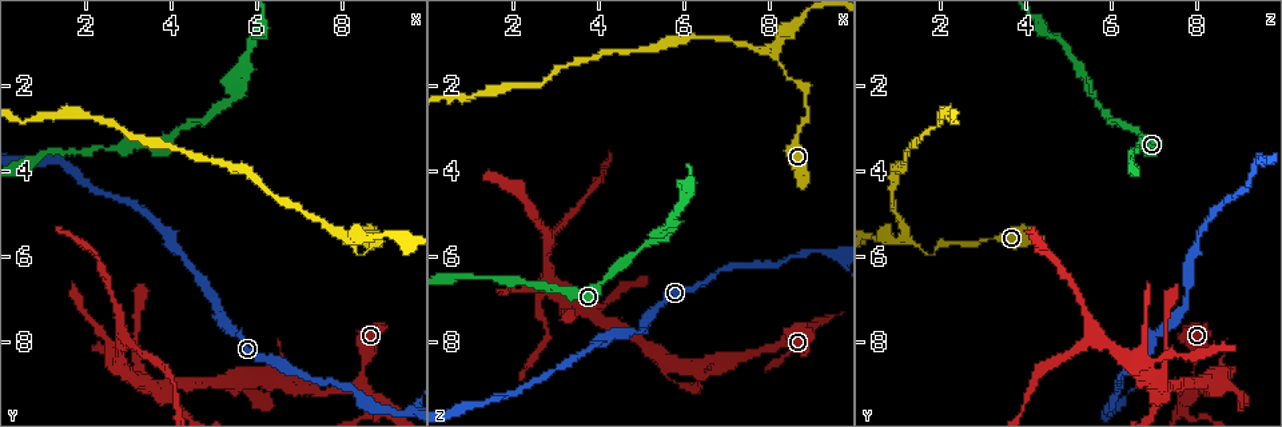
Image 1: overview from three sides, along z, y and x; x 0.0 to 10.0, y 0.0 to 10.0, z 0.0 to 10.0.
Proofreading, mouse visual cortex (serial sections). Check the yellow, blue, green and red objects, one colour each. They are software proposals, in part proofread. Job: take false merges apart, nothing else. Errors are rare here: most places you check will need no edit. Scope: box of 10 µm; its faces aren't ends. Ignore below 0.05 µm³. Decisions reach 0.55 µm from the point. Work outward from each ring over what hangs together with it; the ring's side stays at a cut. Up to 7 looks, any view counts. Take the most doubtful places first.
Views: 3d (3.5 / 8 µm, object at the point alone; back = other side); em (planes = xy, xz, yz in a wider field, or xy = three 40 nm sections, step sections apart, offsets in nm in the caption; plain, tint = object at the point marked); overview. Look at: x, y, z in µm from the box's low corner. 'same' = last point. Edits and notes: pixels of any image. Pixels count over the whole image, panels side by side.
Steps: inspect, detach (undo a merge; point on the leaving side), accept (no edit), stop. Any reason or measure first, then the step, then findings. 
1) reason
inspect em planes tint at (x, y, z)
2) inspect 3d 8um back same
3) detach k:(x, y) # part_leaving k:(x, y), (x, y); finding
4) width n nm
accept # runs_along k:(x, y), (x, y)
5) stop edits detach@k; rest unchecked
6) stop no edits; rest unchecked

thick turns thin
inspect 3d 3.5um at (8.45, 9.05, 7.95)

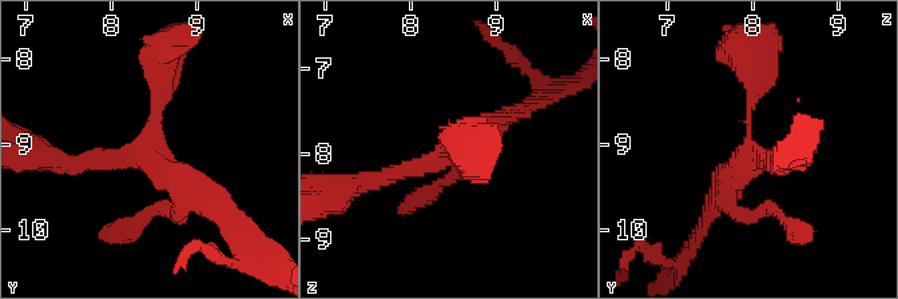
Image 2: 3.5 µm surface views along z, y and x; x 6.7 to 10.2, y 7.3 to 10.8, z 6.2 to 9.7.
arms 3; arm_widths 200, 200, 300 nm
inspect em planes tint at (8.40, 9.10, 7.95)

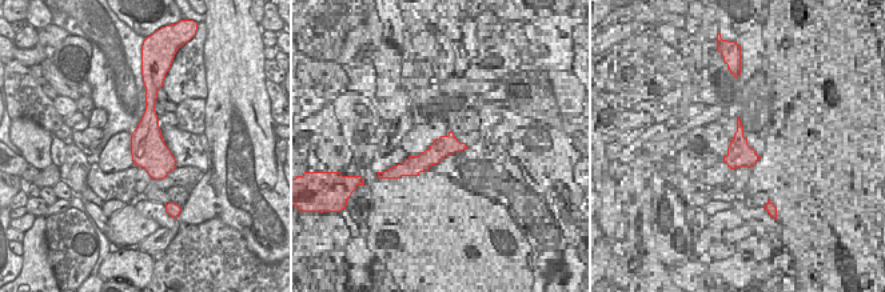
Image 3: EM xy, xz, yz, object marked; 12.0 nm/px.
width 420 nm
accept # runs_along 2:(163, 67), (143, 158), (64, 162); one cell here

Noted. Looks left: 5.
branch point
inspect 3d 8um at (2.80, 7.85, 5.85)

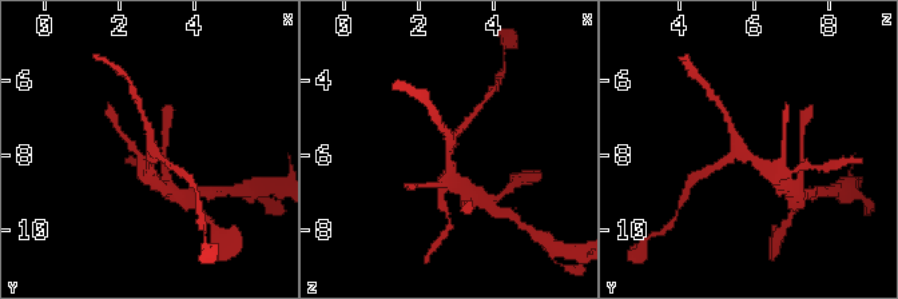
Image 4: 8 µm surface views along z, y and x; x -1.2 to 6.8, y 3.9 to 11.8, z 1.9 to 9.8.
inspect 3d 3.5um same

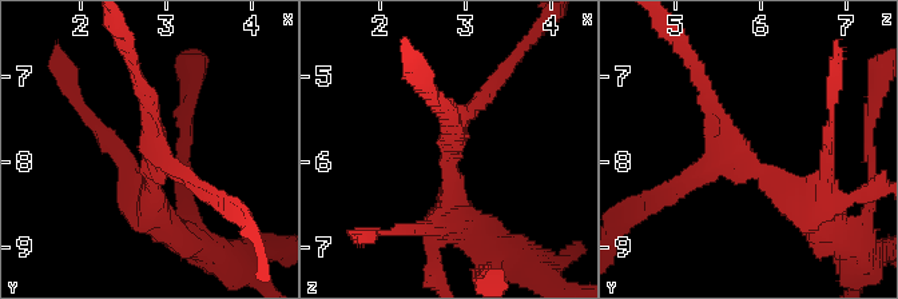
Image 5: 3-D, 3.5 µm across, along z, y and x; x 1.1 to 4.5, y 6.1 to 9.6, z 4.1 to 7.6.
arms 3; arm_widths 150, 200, 350 nm; now the EM
inspect em xy step 2 tint at (2.85, 7.90, 5.80)

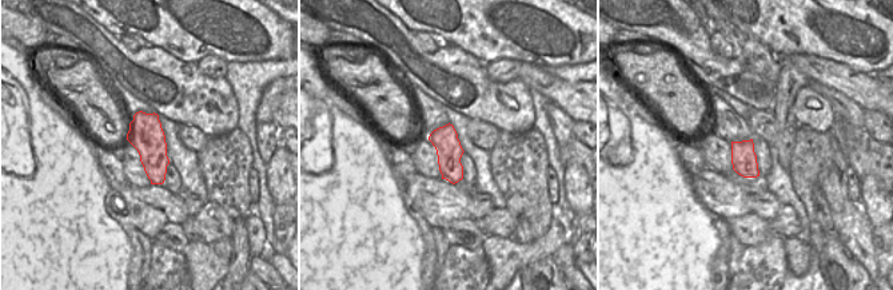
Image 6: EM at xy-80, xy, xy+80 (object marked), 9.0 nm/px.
accept # runs_along 5:(807, 210), (749, 162), (700, 79); continuous, no second cell

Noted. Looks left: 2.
thick turns thin
inspect 3d 3.5um back at (0.85, 3.75, 6.45)

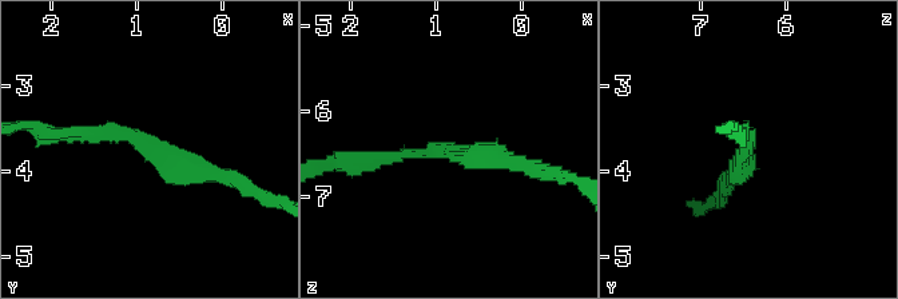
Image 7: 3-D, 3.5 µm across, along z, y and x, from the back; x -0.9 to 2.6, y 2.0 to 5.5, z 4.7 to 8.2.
arm_widths 150, 250 nm
inspect em xy step 1 tint at (0.80, 3.70, 6.50)

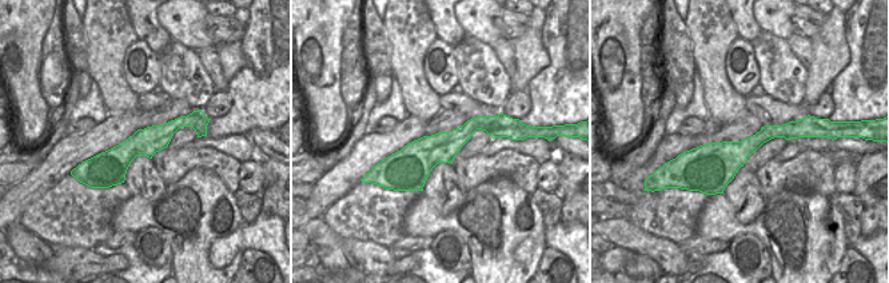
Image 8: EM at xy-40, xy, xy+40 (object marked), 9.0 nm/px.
accept # runs_along 7:(68, 134), (130, 134), (219, 183); one cell here

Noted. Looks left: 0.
stop no edits; rest unchecked

